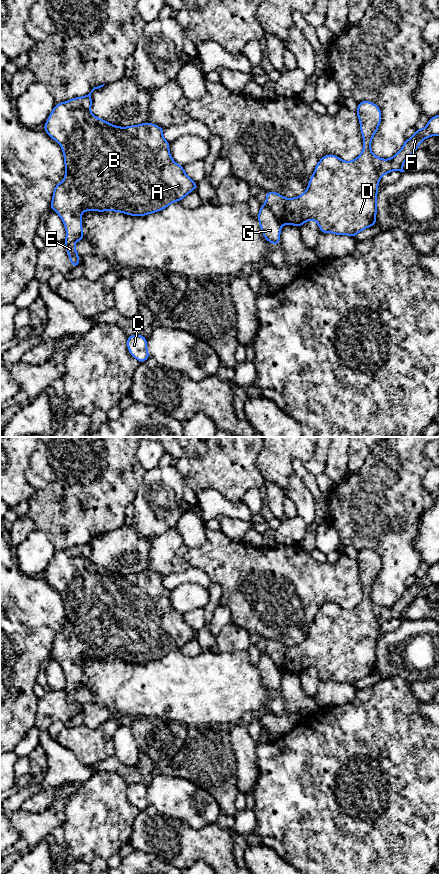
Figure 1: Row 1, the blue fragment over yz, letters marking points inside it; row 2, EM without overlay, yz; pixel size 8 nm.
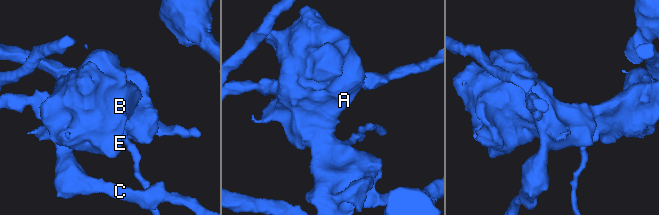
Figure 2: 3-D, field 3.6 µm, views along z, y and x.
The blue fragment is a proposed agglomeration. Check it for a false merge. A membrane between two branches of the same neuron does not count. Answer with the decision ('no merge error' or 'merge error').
merge error

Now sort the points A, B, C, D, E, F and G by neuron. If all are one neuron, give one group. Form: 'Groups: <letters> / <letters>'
Groups: A B D E F / C G

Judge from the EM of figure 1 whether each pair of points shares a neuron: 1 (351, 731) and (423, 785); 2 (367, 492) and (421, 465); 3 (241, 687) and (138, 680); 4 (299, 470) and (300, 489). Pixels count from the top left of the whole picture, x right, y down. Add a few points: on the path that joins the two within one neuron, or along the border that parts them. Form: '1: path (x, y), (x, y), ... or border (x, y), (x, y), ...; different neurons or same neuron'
1: path (371, 741), (385, 741), (390, 755), (403, 768); same neuron
2: path (380, 490), (405, 465), (408, 465); same neuron
3: path (215, 687), (164, 687); same neuron
4: border (294, 472), (313, 496); different neurons

